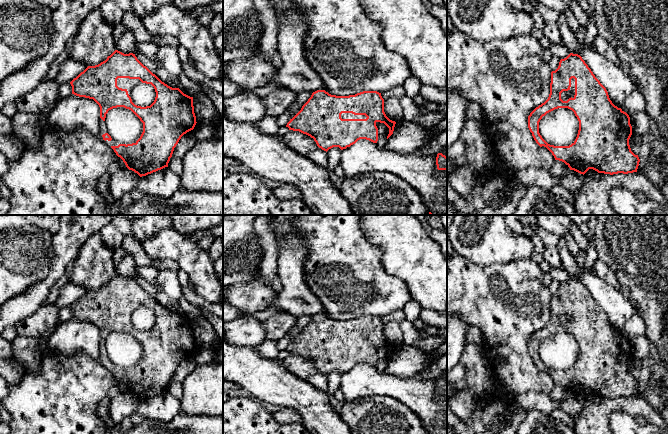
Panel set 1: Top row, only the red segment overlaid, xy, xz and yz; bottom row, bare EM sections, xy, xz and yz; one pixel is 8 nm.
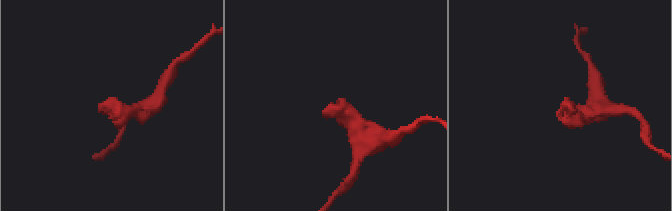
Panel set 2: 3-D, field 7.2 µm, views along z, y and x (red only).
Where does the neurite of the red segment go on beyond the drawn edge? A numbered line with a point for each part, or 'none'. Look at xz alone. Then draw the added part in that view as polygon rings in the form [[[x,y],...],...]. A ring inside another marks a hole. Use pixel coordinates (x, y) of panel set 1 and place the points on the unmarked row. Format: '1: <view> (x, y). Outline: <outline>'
1: xz (344, 339). Outline: [[[342,337],[341,342],[342,343],[366,343],[367,341],[365,339],[354,339],[352,337]]]

